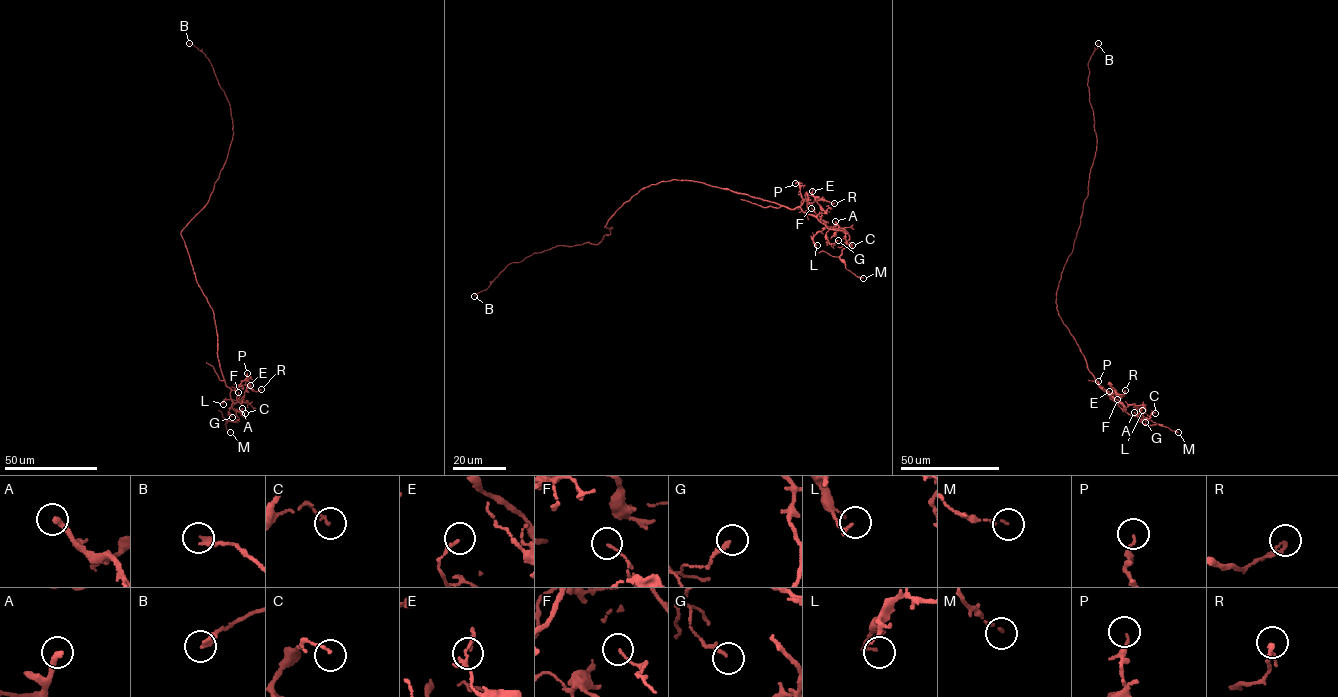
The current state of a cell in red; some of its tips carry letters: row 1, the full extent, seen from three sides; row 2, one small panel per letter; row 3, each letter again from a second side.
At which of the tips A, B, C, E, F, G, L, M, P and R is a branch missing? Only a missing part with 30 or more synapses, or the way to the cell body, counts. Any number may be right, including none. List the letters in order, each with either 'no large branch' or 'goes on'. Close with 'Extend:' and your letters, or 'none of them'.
A: no large branch
B: no large branch
C: no large branch
E: no large branch
F: no large branch
G: no large branch
L: no large branch
M: no large branch
P: no large branch
R: no large branch
Extend: none of them

